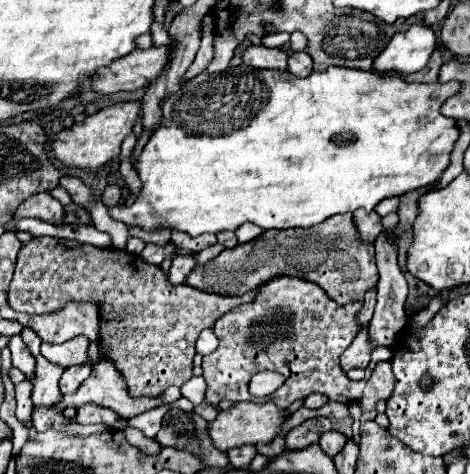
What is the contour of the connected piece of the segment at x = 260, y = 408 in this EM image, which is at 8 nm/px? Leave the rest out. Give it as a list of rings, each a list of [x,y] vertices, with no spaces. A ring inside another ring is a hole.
[[[237,402],[237,404],[233,404],[233,408],[221,410],[217,414],[217,418],[207,424],[207,432],[209,432],[209,438],[215,444],[215,448],[227,452],[227,450],[231,450],[235,446],[243,446],[243,444],[255,446],[259,442],[263,442],[263,444],[271,442],[279,434],[279,428],[283,422],[285,422],[283,410],[277,408],[273,402],[265,402],[265,404]]]

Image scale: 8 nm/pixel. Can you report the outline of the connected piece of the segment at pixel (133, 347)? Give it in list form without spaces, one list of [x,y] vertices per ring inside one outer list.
[[[39,236],[23,244],[15,268],[15,276],[9,286],[9,306],[17,312],[47,314],[65,308],[69,302],[95,302],[99,310],[99,344],[101,356],[115,364],[127,382],[129,396],[159,396],[169,386],[183,386],[193,376],[195,342],[203,328],[211,328],[225,312],[249,302],[257,296],[259,288],[243,296],[221,296],[201,292],[187,284],[173,286],[163,270],[153,264],[145,264],[141,256],[117,248],[67,248],[59,244],[59,238]]]

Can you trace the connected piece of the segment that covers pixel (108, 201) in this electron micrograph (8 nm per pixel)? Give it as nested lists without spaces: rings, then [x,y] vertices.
[[[107,186],[105,191],[103,192],[103,196],[101,196],[101,200],[103,200],[103,204],[107,206],[107,208],[111,208],[116,205],[116,197],[117,195],[121,195],[122,190],[120,187]]]

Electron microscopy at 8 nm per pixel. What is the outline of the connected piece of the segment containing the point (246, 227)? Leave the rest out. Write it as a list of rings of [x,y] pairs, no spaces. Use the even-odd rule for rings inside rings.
[[[243,224],[237,232],[237,238],[239,238],[239,242],[249,242],[249,240],[253,240],[253,238],[257,238],[257,236],[261,236],[263,234],[263,230],[259,228],[259,226],[253,226],[253,224]]]

